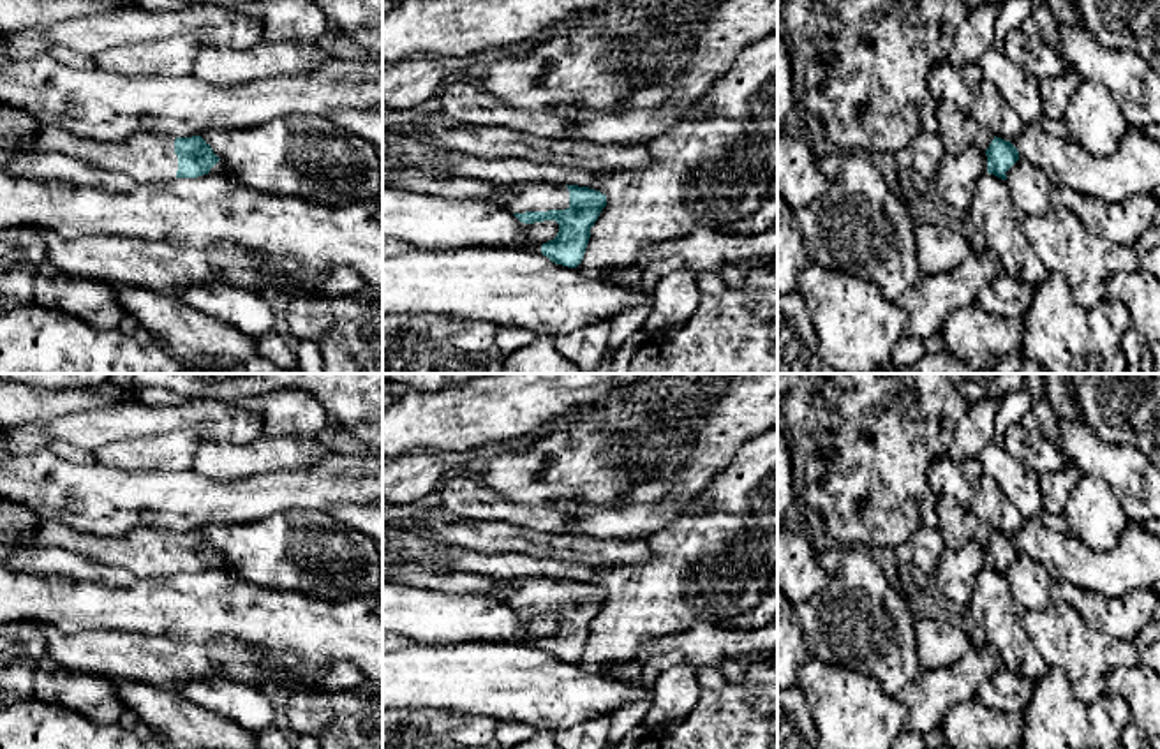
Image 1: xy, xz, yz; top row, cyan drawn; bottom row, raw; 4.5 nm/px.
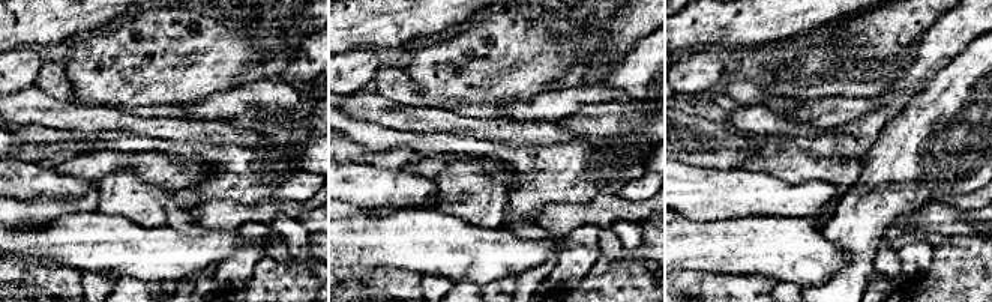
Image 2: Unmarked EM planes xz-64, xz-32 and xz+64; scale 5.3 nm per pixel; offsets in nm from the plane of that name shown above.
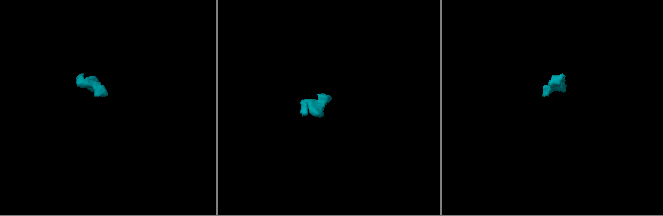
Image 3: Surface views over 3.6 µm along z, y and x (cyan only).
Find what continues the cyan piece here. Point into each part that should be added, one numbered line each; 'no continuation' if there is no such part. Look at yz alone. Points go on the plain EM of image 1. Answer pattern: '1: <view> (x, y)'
1: yz (954, 577)

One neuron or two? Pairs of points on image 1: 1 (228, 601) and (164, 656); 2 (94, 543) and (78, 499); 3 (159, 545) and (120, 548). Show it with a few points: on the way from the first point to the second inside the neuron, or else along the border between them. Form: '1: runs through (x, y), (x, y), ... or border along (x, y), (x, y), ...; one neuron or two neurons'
1: border along (140, 633), (194, 642), (203, 647); two neurons
2: border along (52, 519), (99, 536), (124, 536), (131, 531); two neurons
3: runs through (150, 548), (129, 548); one neuron

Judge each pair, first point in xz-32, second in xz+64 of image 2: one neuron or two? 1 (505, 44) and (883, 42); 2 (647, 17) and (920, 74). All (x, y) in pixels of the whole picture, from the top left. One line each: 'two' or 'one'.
1: two
2: one

